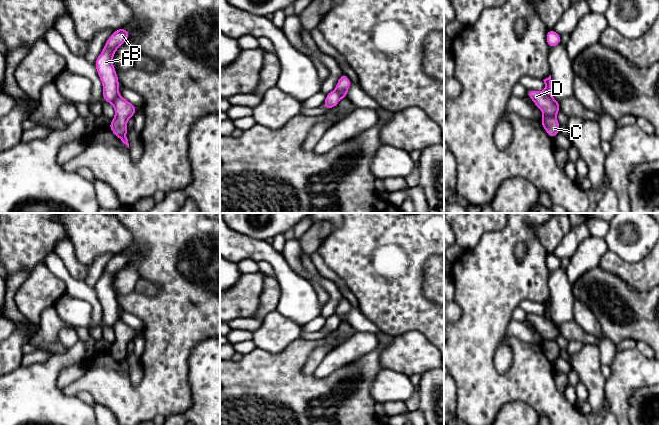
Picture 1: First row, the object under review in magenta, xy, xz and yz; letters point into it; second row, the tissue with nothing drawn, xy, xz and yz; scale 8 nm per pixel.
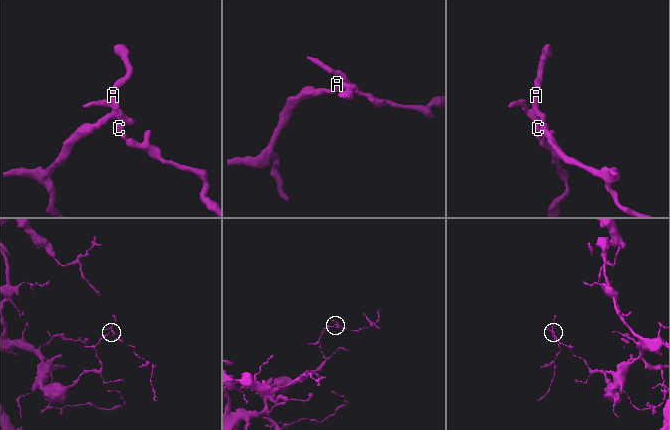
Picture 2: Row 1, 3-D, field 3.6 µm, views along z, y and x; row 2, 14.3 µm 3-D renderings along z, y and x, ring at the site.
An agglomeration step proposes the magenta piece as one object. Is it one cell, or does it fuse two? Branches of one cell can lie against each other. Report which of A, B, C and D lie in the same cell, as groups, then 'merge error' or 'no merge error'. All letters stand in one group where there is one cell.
A B / C D | merge error

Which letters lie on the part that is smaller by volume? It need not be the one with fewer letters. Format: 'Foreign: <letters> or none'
Foreign: C, D

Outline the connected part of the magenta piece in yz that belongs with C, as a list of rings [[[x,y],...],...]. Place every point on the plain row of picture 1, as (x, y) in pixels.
[[[531,313],[527,314],[527,320],[543,336],[544,340],[540,347],[543,349],[549,361],[554,363],[556,358],[560,356],[560,348],[555,340],[561,335],[559,326],[553,321],[547,320],[544,316]]]

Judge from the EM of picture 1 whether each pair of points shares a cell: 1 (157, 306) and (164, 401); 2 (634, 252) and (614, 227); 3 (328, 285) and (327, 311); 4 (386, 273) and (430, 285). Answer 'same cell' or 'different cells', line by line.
1: same cell
2: same cell
3: same cell
4: different cells

